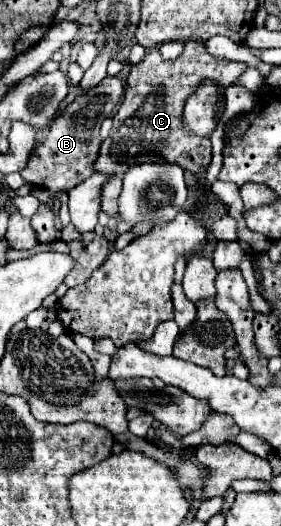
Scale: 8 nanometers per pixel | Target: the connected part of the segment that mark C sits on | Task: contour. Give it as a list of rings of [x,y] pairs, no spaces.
[[[188,41],[184,53],[172,61],[166,61],[158,53],[158,49],[148,49],[144,61],[134,65],[130,71],[124,101],[118,113],[114,115],[114,127],[100,147],[100,153],[94,161],[94,169],[110,175],[122,175],[128,171],[128,167],[136,163],[144,163],[164,155],[164,161],[176,163],[194,175],[204,175],[212,159],[212,145],[210,139],[188,135],[184,131],[182,127],[184,103],[202,79],[214,79],[218,85],[226,89],[244,71],[246,63],[212,57],[210,53],[206,53],[204,43],[196,41]]]

